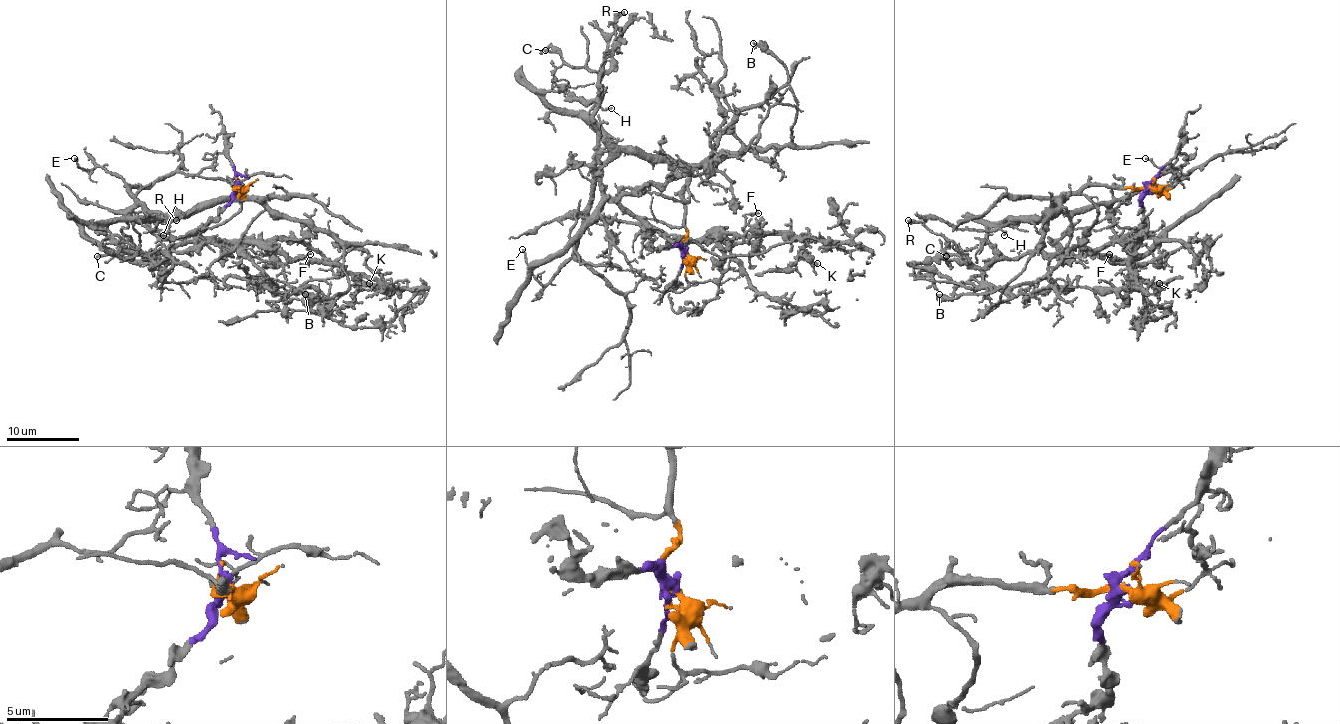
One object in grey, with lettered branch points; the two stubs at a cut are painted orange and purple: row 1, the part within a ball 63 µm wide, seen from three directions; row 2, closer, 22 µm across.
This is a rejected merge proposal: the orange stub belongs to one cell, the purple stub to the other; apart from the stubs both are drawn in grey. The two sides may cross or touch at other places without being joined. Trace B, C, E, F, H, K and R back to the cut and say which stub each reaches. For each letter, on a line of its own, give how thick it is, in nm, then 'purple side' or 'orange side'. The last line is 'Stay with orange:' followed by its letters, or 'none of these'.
B: 280 nm thick; orange side
C: 240 nm thick; purple side
E: 130 nm thick; orange side
F: 190 nm thick; purple side
H: 110 nm thick; orange side
K: 170 nm thick; purple side
R: 160 nm thick; orange side
Stay with orange: B, E, H, R

